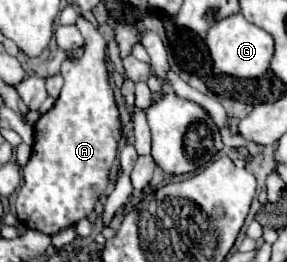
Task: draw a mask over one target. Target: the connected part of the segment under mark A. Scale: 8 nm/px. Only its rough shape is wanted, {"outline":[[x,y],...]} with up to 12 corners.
{"outline":[[106,40],[34,124],[16,198],[50,236],[92,212],[122,136]]}

